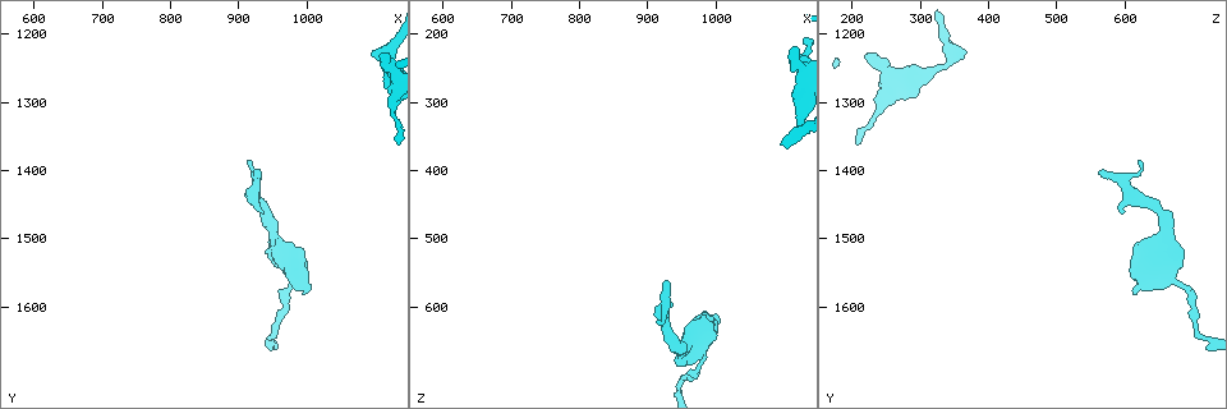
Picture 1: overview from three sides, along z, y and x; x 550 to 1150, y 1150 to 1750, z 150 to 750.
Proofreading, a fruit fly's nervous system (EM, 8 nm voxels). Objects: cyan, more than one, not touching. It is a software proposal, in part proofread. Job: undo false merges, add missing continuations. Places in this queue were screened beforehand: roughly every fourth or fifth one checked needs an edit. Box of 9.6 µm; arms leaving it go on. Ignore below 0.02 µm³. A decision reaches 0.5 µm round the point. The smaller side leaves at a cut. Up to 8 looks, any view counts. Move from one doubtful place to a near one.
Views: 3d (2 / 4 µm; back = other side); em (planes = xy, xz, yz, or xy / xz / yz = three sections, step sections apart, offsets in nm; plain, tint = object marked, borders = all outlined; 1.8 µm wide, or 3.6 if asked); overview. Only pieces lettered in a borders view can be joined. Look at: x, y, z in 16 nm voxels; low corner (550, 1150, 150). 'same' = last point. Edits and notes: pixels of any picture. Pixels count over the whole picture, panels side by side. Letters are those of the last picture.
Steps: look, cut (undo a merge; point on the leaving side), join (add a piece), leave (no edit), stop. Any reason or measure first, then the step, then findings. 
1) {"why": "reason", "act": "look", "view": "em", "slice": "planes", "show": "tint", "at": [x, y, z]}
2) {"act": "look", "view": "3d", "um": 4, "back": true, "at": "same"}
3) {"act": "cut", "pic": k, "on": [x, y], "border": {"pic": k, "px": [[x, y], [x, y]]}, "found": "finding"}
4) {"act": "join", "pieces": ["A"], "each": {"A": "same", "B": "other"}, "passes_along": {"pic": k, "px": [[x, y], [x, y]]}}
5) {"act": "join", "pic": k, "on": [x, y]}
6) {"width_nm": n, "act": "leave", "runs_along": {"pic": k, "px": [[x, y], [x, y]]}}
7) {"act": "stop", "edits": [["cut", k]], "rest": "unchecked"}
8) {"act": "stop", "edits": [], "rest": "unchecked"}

{"why": "free end", "act": "look", "view": "em", "slice": "yz", "step": 8, "show": "borders", "at": [1095, 1230, 360]}

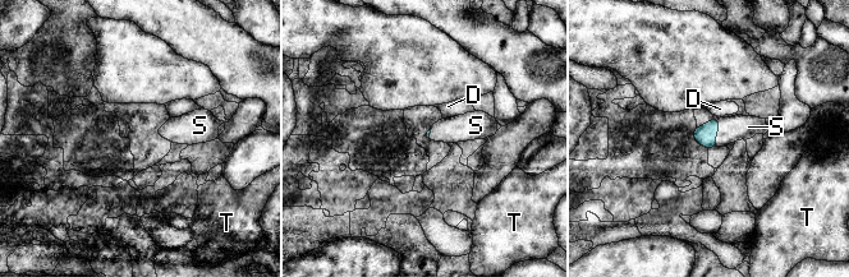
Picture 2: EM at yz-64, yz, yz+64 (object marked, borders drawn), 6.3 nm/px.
{"act": "join", "pieces": ["S"], "each": {"D": "other", "S": "same", "T": "other"}, "passes_along": {"pic": 2, "px": [[706, 134], [716, 133], [730, 129]]}, "found": "it goes on there"}

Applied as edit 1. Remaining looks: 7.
{"why": "free end", "act": "look", "view": "3d", "um": 4, "at": [1115, 1230, 225]}

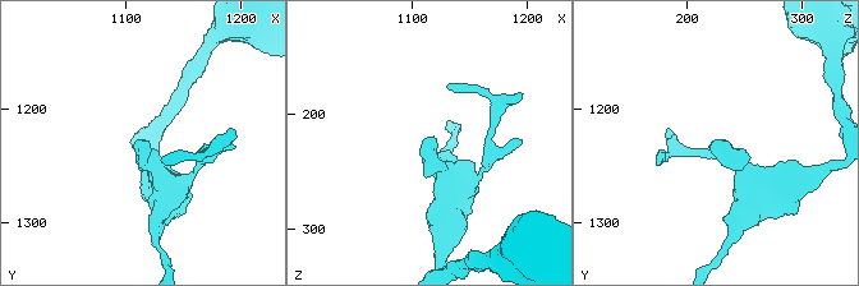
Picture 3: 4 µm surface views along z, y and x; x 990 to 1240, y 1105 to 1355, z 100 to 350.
{"act": "look", "view": "em", "slice": "planes", "show": "borders", "at": [1118, 1228, 220]}

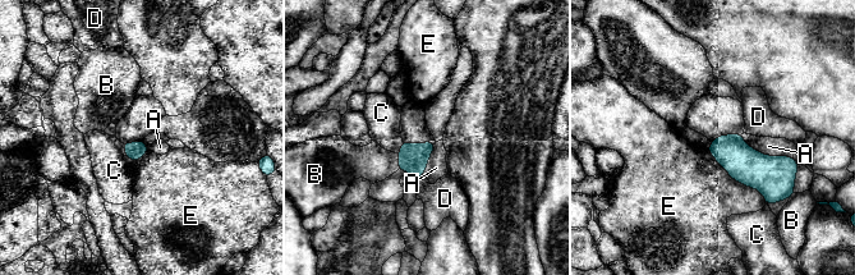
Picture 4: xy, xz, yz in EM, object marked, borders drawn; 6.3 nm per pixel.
{"act": "leave", "each": {"A": "other", "B": "other", "C": "other", "D": "other", "E": "other"}, "border": {"pic": 4, "px": [[740, 134], [763, 154], [796, 161]]}, "found": "none of them fits"}

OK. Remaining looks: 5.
{"why": "free end", "act": "look", "view": "3d", "um": 2, "back": true, "at": [940, 1465, 600]}

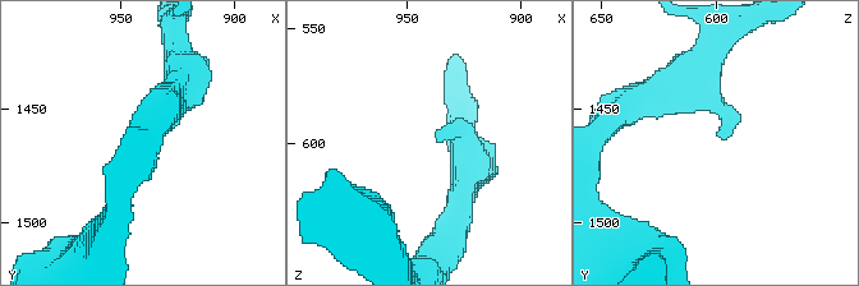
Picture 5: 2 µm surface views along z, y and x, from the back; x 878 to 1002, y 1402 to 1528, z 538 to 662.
{"act": "look", "view": "em", "um": 3.6, "slice": "xy", "step": 16, "show": "borders", "at": [935, 1463, 599]}

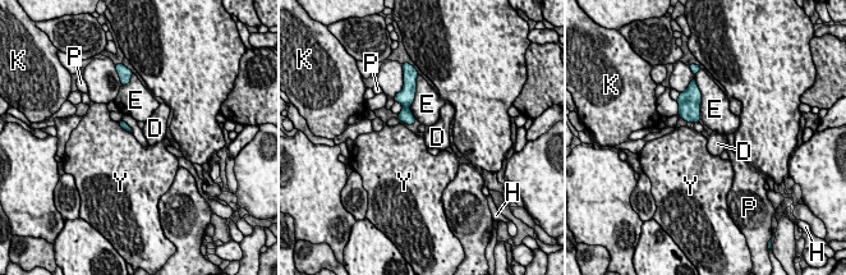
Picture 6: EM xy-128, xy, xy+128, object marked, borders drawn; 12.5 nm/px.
{"act": "leave", "each": {"D": "other", "E": "other", "H": "other", "K": "other", "P": "other", "Y": "other"}, "border": {"pic": 6, "px": [[118, 123], [130, 133]]}, "found": "none of them fits"}

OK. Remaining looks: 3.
{"act": "stop", "edits": [["join", 2]], "rest": "unchecked"}

